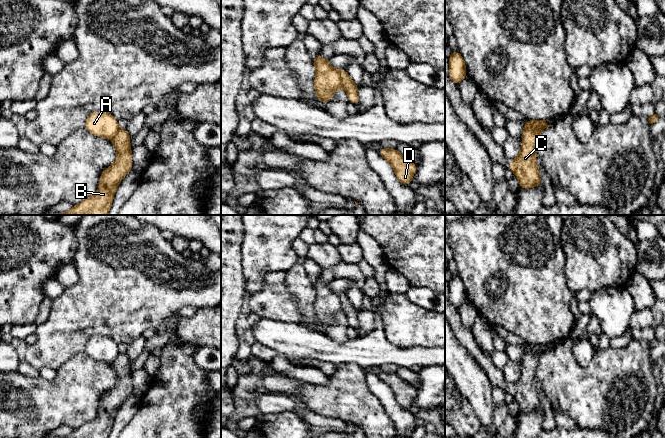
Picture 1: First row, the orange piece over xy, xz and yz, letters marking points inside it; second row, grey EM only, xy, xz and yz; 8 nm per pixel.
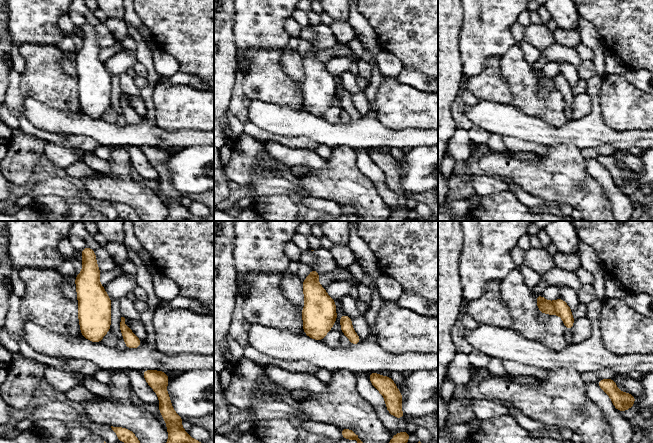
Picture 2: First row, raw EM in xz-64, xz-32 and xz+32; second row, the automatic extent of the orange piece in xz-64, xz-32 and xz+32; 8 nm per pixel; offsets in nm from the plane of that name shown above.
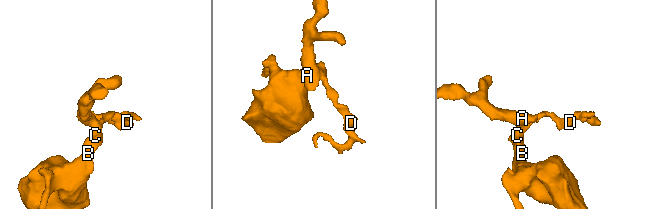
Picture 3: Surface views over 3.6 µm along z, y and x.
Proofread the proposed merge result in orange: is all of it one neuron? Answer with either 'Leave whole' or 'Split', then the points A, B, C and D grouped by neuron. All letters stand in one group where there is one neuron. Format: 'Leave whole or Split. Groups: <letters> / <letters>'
Split. Groups: A / B C D

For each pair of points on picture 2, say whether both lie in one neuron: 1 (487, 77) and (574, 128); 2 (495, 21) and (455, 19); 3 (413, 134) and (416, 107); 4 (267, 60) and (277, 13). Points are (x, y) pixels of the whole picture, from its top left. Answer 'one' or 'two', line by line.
1: two
2: two
3: two
4: two

